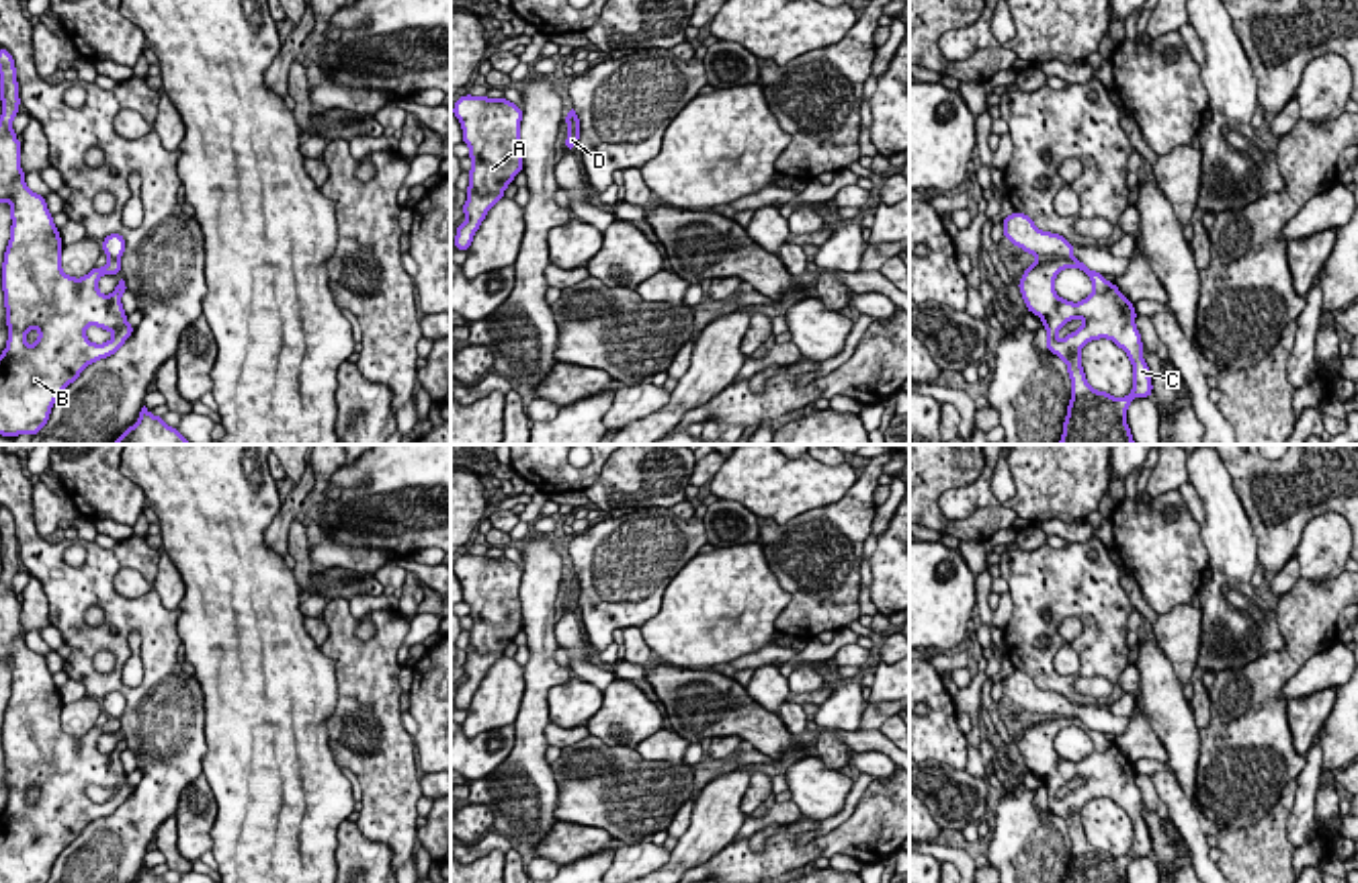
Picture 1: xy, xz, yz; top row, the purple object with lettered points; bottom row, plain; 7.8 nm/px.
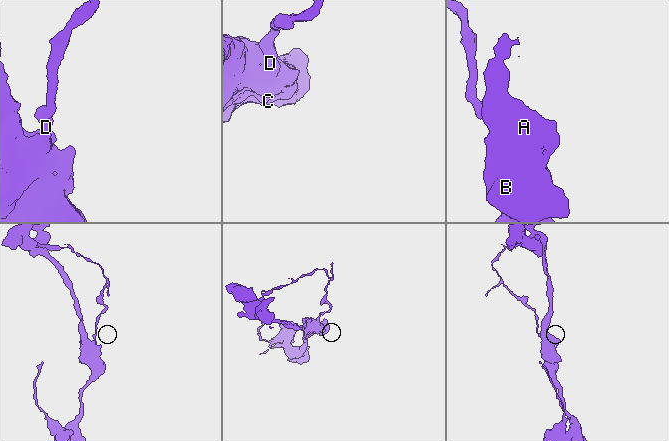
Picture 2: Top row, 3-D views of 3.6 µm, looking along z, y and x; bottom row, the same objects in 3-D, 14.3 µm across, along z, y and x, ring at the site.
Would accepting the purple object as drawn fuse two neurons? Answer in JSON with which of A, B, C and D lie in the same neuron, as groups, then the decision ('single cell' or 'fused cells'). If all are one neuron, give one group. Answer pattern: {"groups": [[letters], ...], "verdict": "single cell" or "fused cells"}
{"groups": [["A", "B", "C"], ["D"]], "verdict": "fused cells"}

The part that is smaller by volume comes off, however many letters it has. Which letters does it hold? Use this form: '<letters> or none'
D

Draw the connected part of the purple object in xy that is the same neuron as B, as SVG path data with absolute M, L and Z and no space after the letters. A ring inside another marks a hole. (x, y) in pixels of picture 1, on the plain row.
M0 506L0 662L10 662L10 699L2 721L2 750L6 766L8 799L0 813L0 883L47 883L59 852L74 842L94 819L115 813L133 793L127 783L121 754L127 742L121 738L111 754L98 750L102 733L119 733L121 721L109 717L102 727L92 727L82 738L61 729L61 697L53 684L47 660L25 643L20 627L23 602L16 598L12 578L18 574L18 541L14 518ZM86 787L109 789L113 797L94 803L86 797Z

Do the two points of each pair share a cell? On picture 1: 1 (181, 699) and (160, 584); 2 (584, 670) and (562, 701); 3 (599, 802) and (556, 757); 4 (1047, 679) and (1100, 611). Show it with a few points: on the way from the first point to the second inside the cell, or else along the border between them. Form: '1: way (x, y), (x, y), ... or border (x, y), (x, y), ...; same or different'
1: border (152, 586), (168, 609), (179, 607); different
2: border (574, 675), (601, 691); different
3: way (592, 789), (568, 765); same
4: way (1047, 654), (1053, 623), (1076, 609); same

